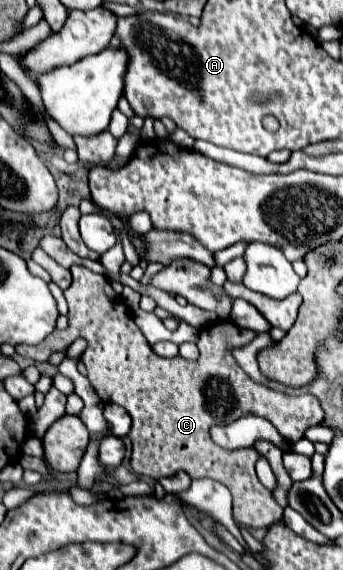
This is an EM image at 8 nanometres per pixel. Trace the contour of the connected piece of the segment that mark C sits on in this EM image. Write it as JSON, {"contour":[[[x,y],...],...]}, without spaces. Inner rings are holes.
{"contour":[[[72,266],[70,272],[74,278],[72,286],[66,290],[66,302],[70,308],[70,312],[68,312],[70,326],[66,330],[54,330],[48,338],[44,338],[44,342],[40,342],[36,346],[18,344],[16,352],[22,356],[28,356],[32,360],[38,360],[38,362],[48,362],[50,354],[66,350],[66,340],[70,344],[76,338],[84,338],[88,342],[88,348],[82,352],[80,358],[84,360],[84,364],[88,368],[88,380],[92,382],[92,386],[100,394],[100,398],[104,398],[104,402],[120,404],[132,416],[132,430],[130,430],[132,458],[130,458],[130,462],[132,462],[132,470],[136,474],[160,480],[164,476],[172,476],[178,470],[184,470],[190,474],[190,478],[218,480],[232,492],[234,520],[240,526],[268,528],[274,522],[278,522],[282,518],[282,508],[274,502],[272,494],[262,486],[257,478],[255,466],[260,453],[255,448],[238,449],[235,450],[235,457],[230,457],[230,451],[218,449],[218,444],[208,442],[208,428],[212,424],[232,422],[238,418],[238,414],[240,416],[254,414],[254,416],[270,420],[284,440],[296,442],[302,438],[306,428],[316,426],[320,422],[320,418],[324,416],[320,400],[314,396],[296,396],[296,398],[286,396],[286,398],[282,398],[282,394],[250,380],[248,374],[238,364],[224,362],[222,354],[228,354],[228,347],[232,351],[235,347],[243,346],[252,341],[257,334],[252,330],[244,329],[244,332],[237,332],[237,337],[228,337],[228,322],[216,322],[210,328],[199,332],[196,343],[199,349],[199,358],[196,362],[190,362],[182,356],[174,356],[174,358],[154,356],[152,346],[148,344],[148,340],[144,338],[140,328],[134,324],[126,304],[112,290],[108,278],[104,274],[96,274],[96,272],[88,270],[84,266]]]}

